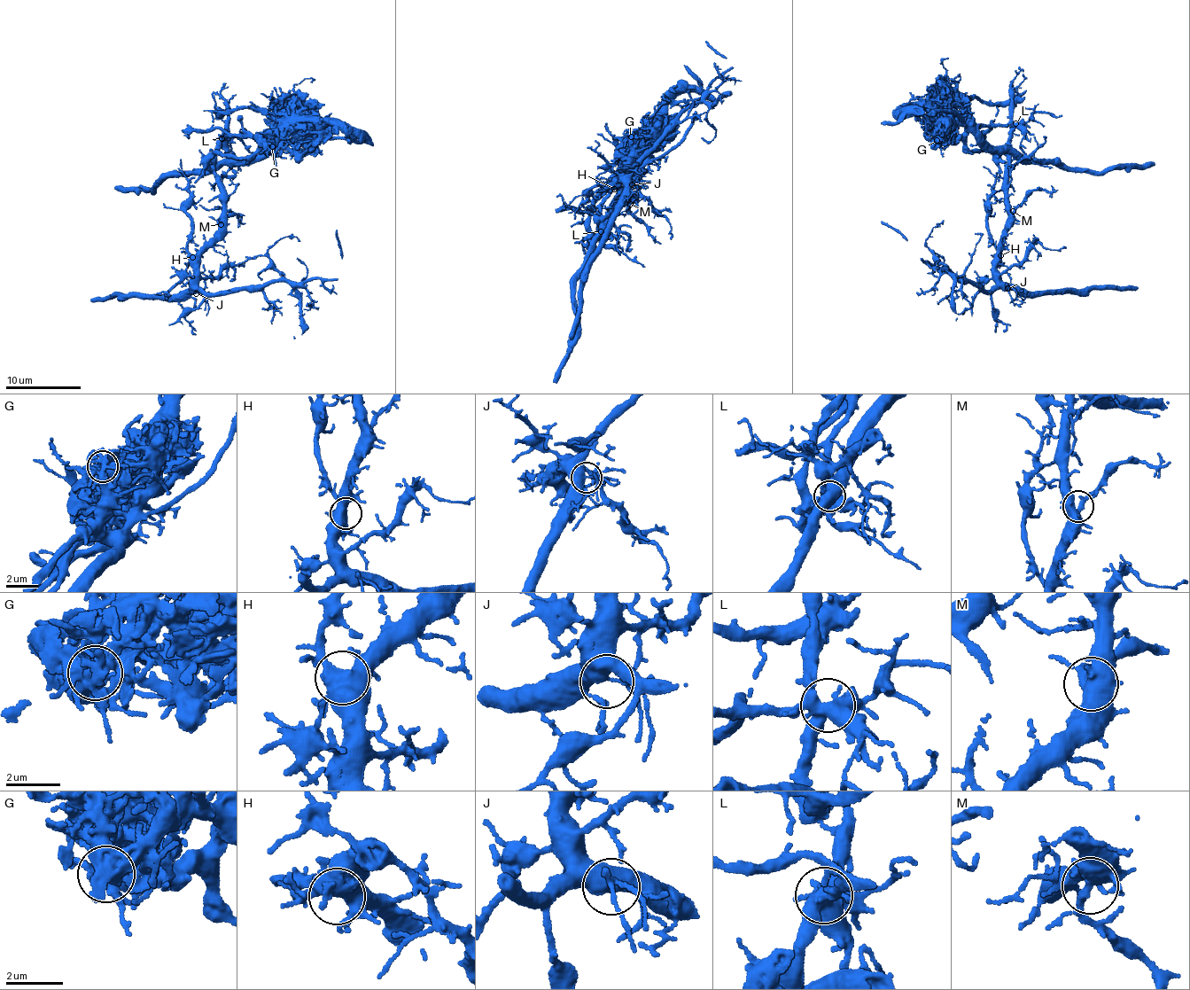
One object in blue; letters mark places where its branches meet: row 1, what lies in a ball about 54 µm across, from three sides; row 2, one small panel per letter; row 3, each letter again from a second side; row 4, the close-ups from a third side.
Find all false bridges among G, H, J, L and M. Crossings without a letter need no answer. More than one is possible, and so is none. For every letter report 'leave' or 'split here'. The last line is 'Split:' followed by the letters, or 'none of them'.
G: split here
H: leave
J: leave
L: split here
M: leave
Split: G, L

